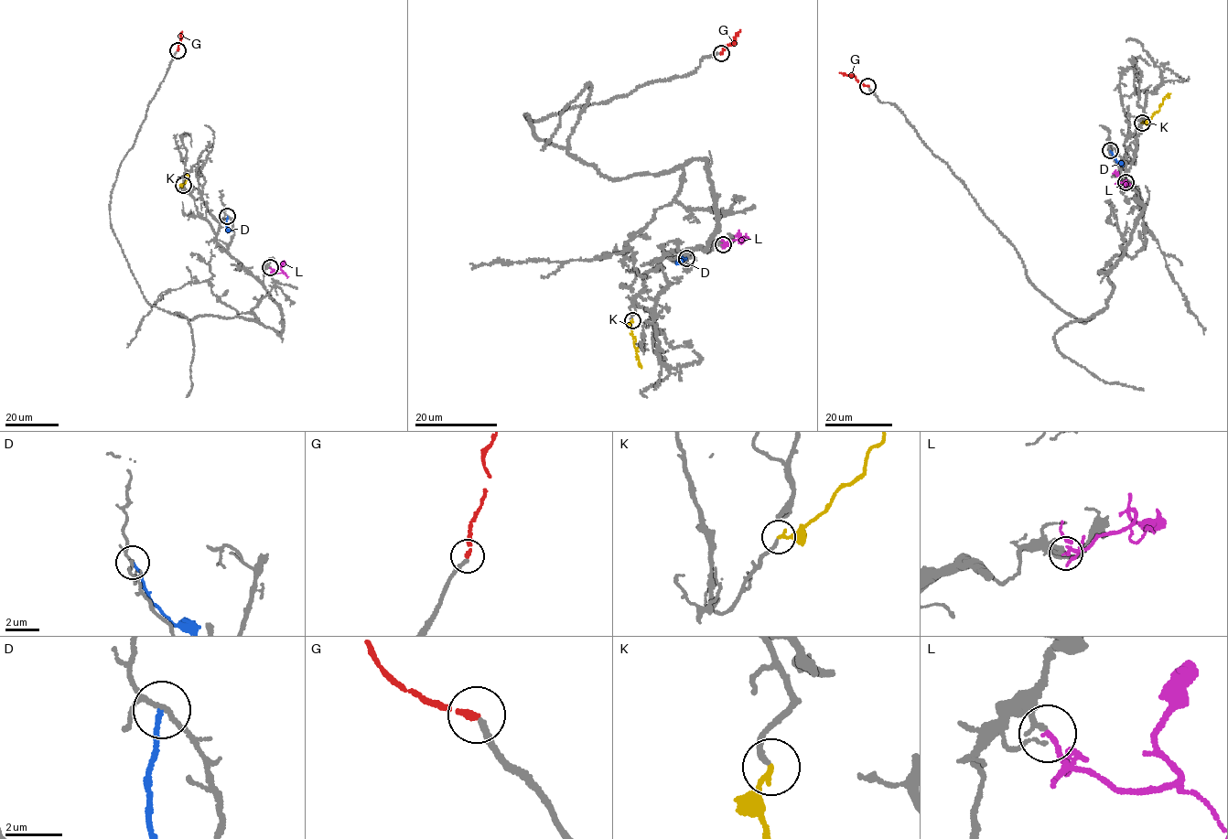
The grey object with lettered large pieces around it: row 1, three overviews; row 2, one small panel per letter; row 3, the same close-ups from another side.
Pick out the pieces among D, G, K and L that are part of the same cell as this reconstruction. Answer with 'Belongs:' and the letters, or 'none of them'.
Belongs: K, L

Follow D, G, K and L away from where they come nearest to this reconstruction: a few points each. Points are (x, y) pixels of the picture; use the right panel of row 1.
D: (1109, 150), (1112, 155), (1120, 161)
G: (868, 86), (861, 84), (853, 76), (839, 72)
K: (1142, 123), (1158, 110), (1163, 100), (1170, 94)
L: (1125, 182), (1125, 185), (1118, 181), (1115, 170)

